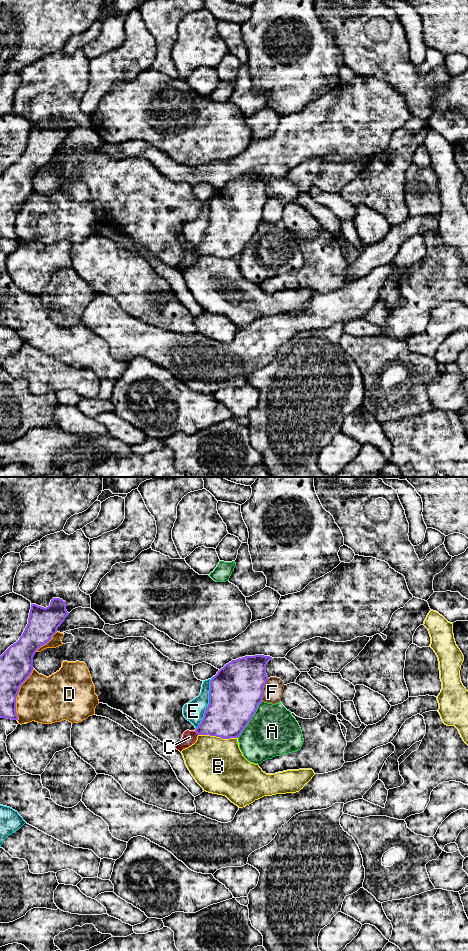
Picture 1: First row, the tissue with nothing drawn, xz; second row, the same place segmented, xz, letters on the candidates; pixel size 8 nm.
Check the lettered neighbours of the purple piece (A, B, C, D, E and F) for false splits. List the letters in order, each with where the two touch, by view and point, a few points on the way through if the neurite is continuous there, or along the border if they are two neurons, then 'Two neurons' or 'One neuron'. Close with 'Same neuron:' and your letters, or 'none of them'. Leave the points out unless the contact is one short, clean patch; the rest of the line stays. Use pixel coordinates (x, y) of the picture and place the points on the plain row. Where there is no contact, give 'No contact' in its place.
A: Touches purple at xz (250, 239). Two neurons
B: Touches purple at xz (218, 256). Two neurons
C: Touches purple at xz (196, 252). Boundary: xz (194, 251), (198, 254). Two neurons
D: Touches purple at xz (17, 214). Two neurons
E: Touches purple at xz (209, 222). Two neurons
F: Touches purple at xz (262, 209). Two neurons
Same neuron: none of them

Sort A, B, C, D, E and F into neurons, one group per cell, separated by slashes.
A / B / C / D / E / F

